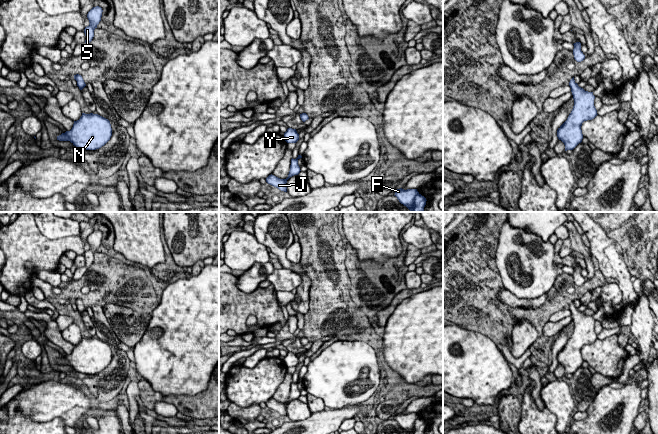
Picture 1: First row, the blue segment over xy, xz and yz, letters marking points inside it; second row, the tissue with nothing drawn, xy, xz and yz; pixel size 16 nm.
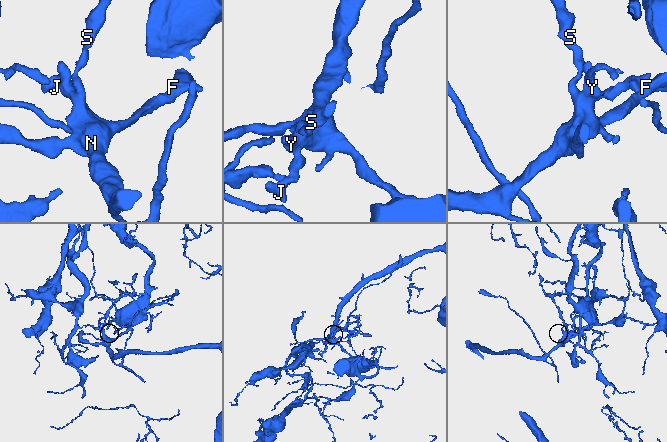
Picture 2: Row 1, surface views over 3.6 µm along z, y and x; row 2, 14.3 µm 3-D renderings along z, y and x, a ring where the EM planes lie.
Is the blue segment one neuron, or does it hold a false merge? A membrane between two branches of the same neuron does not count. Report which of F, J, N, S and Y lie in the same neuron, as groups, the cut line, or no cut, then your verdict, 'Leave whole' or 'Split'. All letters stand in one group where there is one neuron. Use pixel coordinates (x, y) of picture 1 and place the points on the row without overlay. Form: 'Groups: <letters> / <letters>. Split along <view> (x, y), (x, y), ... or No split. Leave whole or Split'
Groups: F J N Y / S. Split along xz (418, 417), (414, 424), (413, 433). Split

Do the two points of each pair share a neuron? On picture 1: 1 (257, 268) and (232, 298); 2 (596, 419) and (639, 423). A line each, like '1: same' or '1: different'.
1: different
2: different

